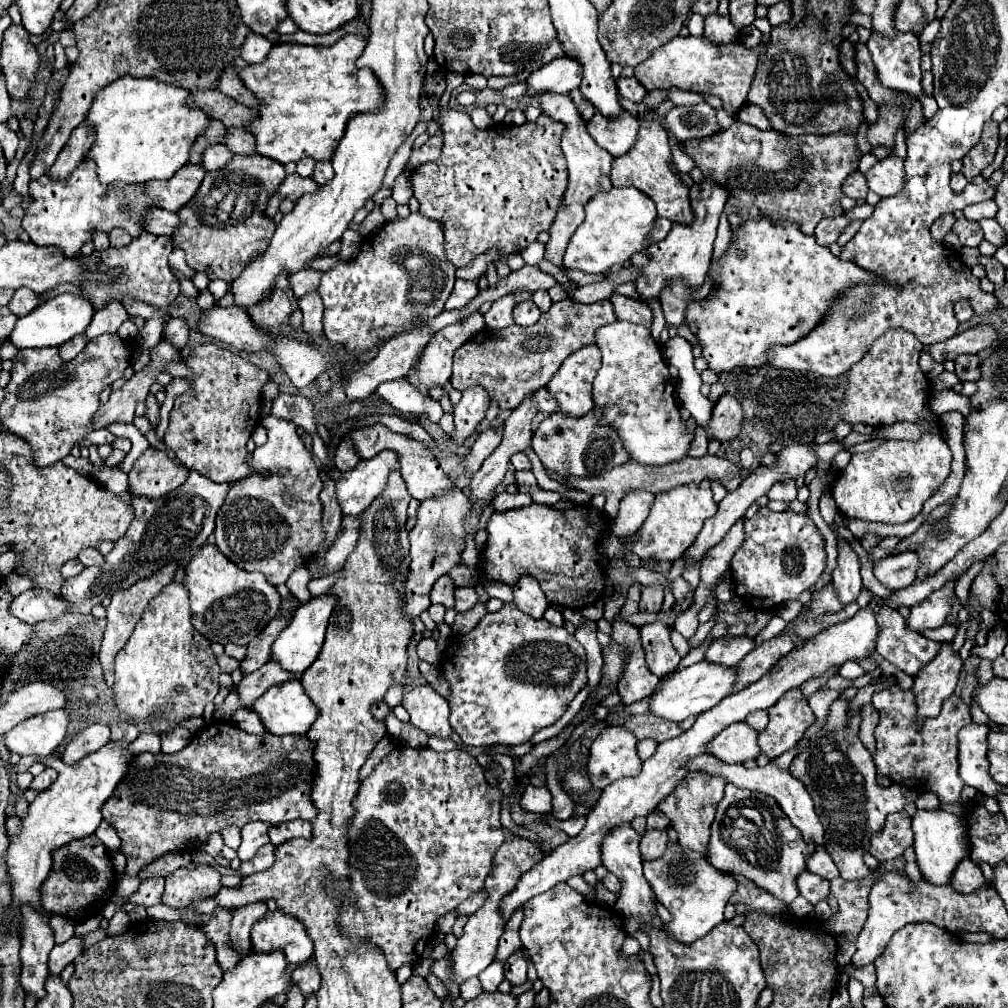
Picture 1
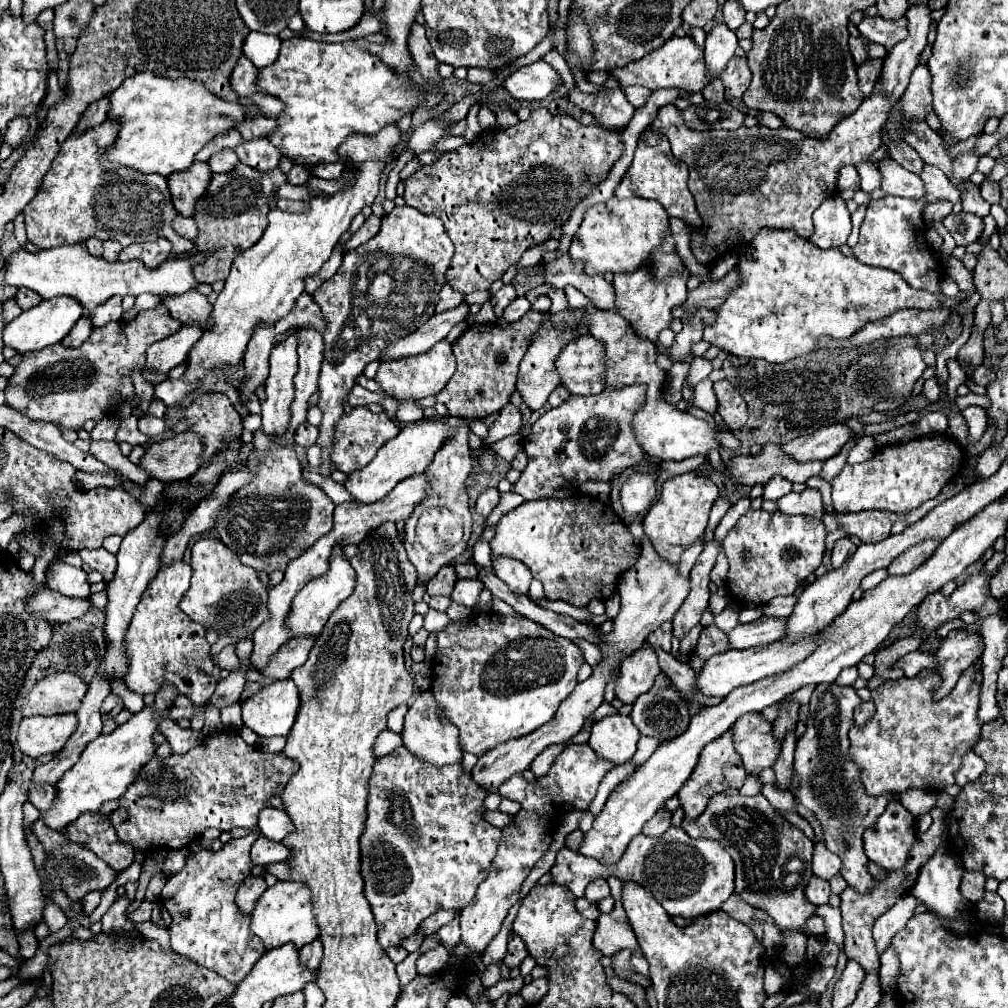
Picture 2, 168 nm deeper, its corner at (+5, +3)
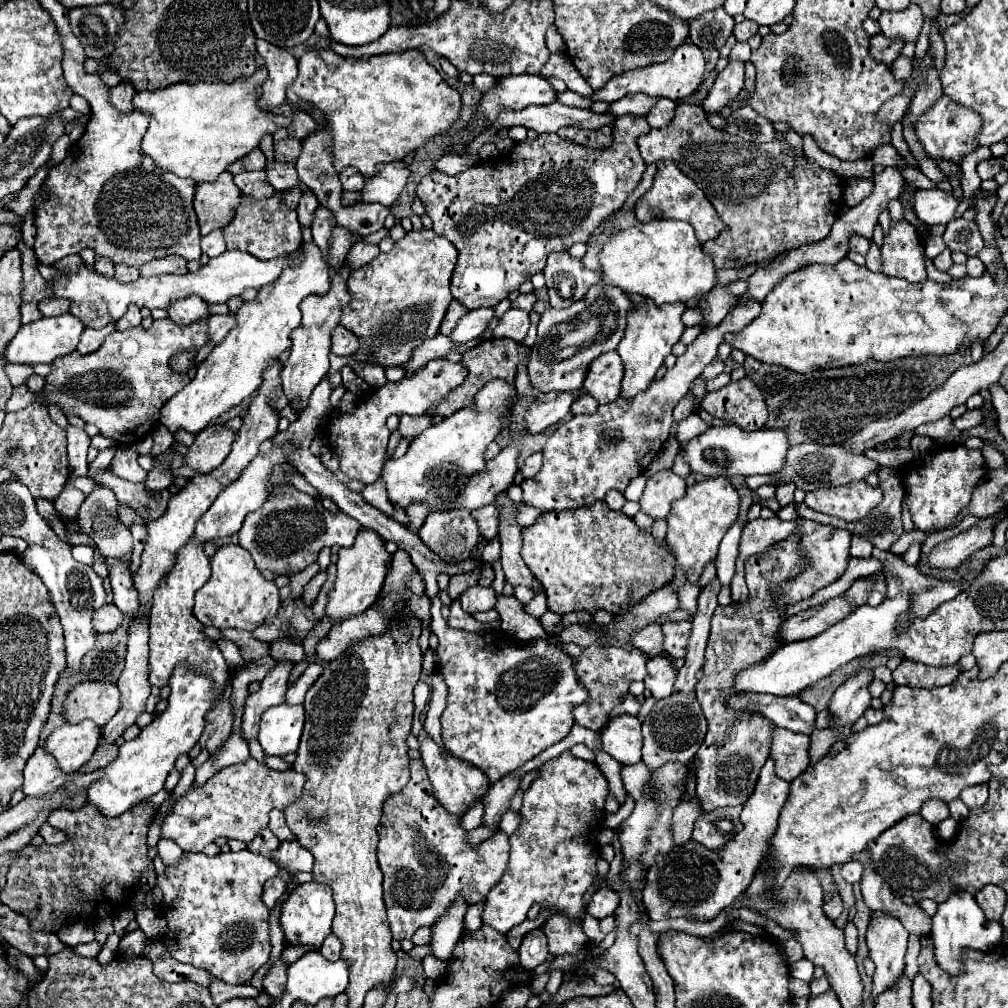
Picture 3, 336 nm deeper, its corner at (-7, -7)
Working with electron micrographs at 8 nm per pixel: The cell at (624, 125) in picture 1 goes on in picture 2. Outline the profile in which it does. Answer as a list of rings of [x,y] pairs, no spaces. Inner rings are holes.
[[[578,87],[566,89],[568,99],[594,115],[594,121],[606,129],[622,131],[634,115],[634,107],[624,99],[622,89],[606,89],[598,93],[582,93]]]

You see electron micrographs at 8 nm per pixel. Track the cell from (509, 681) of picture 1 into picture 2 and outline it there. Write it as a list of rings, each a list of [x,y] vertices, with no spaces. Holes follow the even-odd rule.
[[[482,611],[464,621],[450,621],[444,631],[436,633],[436,655],[432,659],[430,689],[438,705],[444,709],[446,719],[458,727],[460,747],[478,757],[486,749],[492,749],[510,739],[524,737],[548,723],[560,703],[576,687],[576,673],[582,663],[584,657],[570,639],[554,635],[540,623],[534,623],[520,615]]]

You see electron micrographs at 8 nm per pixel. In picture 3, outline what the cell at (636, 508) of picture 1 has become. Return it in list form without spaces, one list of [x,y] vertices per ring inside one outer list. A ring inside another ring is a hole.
[[[664,469],[654,473],[644,489],[644,495],[640,499],[640,509],[648,515],[656,517],[668,517],[672,503],[686,493],[686,479],[676,475],[672,469]]]

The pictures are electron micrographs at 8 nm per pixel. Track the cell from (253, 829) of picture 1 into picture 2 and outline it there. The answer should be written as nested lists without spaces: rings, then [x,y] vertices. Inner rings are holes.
[[[252,831],[242,839],[232,839],[222,847],[222,851],[200,849],[192,853],[186,867],[168,877],[160,893],[160,903],[172,915],[172,923],[168,927],[172,949],[196,959],[200,965],[216,971],[230,983],[242,981],[266,951],[264,943],[250,931],[250,917],[244,917],[234,903],[236,885],[240,885],[252,869],[250,849],[258,835],[258,831]]]

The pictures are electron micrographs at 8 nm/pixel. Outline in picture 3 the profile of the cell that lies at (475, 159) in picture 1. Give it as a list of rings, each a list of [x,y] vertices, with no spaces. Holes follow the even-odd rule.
[[[622,115],[616,119],[616,125],[614,125],[614,145],[604,149],[604,151],[592,151],[588,147],[582,147],[582,145],[576,145],[572,141],[564,141],[560,139],[556,133],[552,135],[538,135],[536,139],[526,139],[526,141],[520,141],[514,145],[512,153],[504,155],[504,157],[496,157],[496,159],[488,159],[488,161],[482,161],[470,169],[466,169],[464,173],[460,175],[438,175],[438,171],[432,171],[430,175],[422,177],[418,189],[416,189],[416,195],[420,197],[420,201],[424,203],[426,207],[426,213],[428,217],[432,219],[434,223],[434,233],[440,235],[440,237],[446,237],[450,243],[454,243],[454,247],[458,249],[458,263],[456,263],[456,269],[452,273],[452,279],[450,279],[450,291],[452,291],[452,297],[462,303],[466,309],[480,309],[480,307],[496,307],[502,299],[508,297],[510,291],[516,291],[524,281],[528,281],[534,273],[540,273],[544,267],[546,267],[546,257],[554,251],[568,251],[574,243],[588,243],[592,231],[608,217],[612,215],[614,211],[618,211],[628,195],[638,187],[640,179],[642,179],[642,173],[646,169],[646,163],[644,159],[640,157],[640,151],[636,147],[636,139],[640,135],[646,135],[650,131],[650,125],[646,121],[646,117],[634,117],[634,115]]]

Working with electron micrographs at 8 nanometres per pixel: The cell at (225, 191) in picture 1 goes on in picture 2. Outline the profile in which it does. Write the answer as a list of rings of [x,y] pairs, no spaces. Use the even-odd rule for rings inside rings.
[[[238,163],[228,173],[212,173],[206,193],[198,199],[194,221],[198,225],[198,237],[194,241],[198,253],[210,253],[192,271],[198,283],[212,285],[214,281],[226,281],[234,258],[260,241],[268,227],[270,199],[280,185],[286,183],[286,175],[280,167],[272,171],[258,171],[244,163]]]

